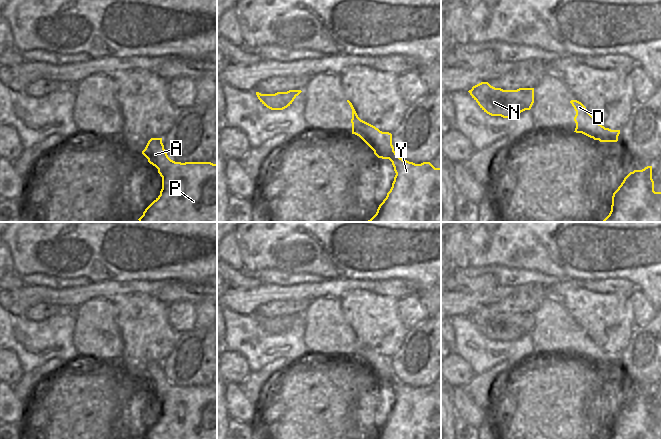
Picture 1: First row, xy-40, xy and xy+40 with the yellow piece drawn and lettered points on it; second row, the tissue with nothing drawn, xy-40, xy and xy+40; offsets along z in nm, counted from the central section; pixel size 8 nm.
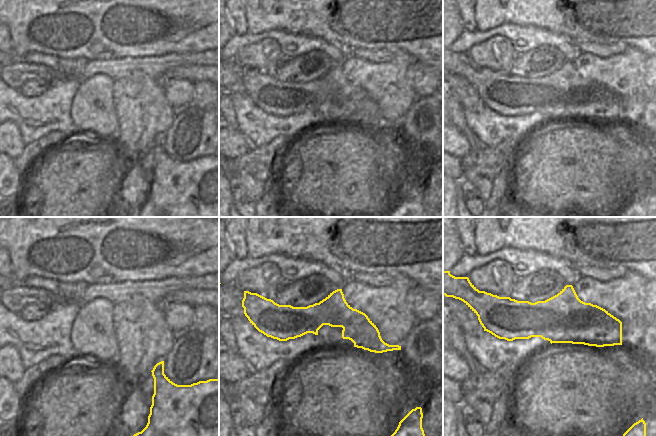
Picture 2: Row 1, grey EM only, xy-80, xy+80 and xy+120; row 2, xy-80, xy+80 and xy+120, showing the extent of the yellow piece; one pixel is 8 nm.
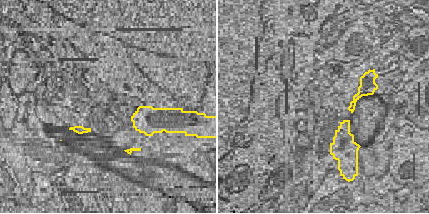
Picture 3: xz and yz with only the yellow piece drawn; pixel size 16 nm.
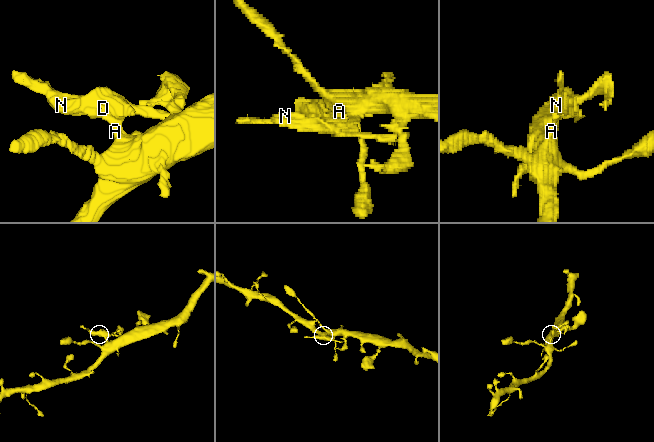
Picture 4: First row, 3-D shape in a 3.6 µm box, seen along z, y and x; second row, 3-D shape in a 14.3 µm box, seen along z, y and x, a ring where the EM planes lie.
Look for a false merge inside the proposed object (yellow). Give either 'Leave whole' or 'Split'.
Split.

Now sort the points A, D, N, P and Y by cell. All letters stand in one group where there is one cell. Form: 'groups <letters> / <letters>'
groups A P Y / D N

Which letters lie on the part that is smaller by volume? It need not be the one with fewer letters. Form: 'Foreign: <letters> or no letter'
Foreign: D, N

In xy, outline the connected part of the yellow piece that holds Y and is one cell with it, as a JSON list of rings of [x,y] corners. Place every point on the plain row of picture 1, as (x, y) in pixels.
[[[363,354],[358,359],[373,375],[378,382],[389,383],[396,397],[392,411],[386,422],[379,429],[375,439],[441,439],[441,392],[435,392],[430,386],[415,388],[403,384],[392,369],[392,358],[389,356],[375,356]]]

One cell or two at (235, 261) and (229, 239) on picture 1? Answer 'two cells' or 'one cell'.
one cell

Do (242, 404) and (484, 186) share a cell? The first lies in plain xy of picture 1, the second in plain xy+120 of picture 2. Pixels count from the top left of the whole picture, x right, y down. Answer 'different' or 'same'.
same

